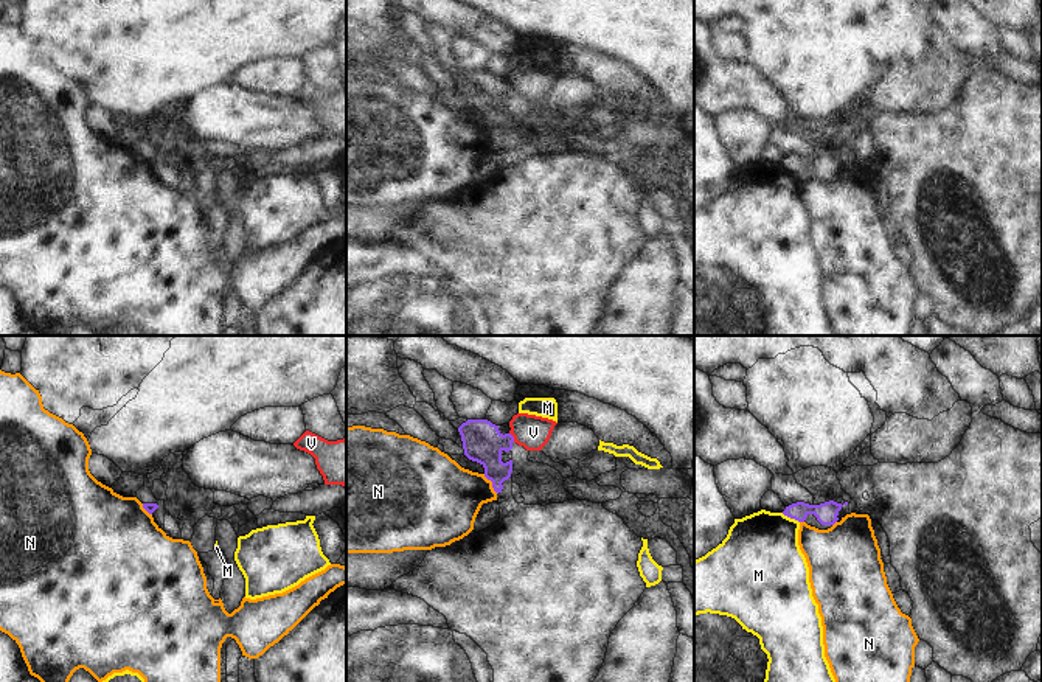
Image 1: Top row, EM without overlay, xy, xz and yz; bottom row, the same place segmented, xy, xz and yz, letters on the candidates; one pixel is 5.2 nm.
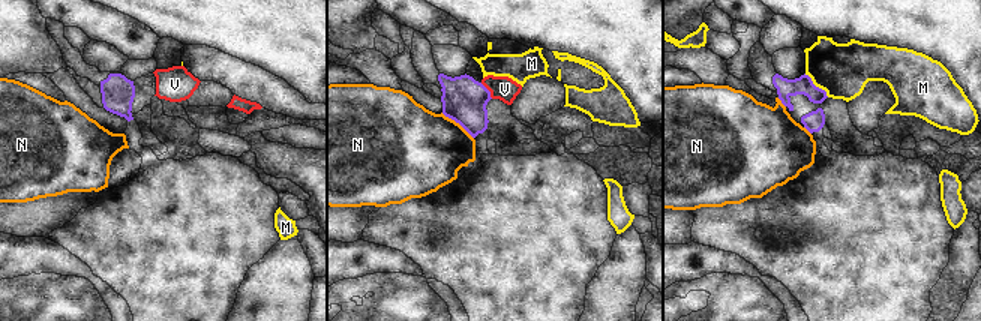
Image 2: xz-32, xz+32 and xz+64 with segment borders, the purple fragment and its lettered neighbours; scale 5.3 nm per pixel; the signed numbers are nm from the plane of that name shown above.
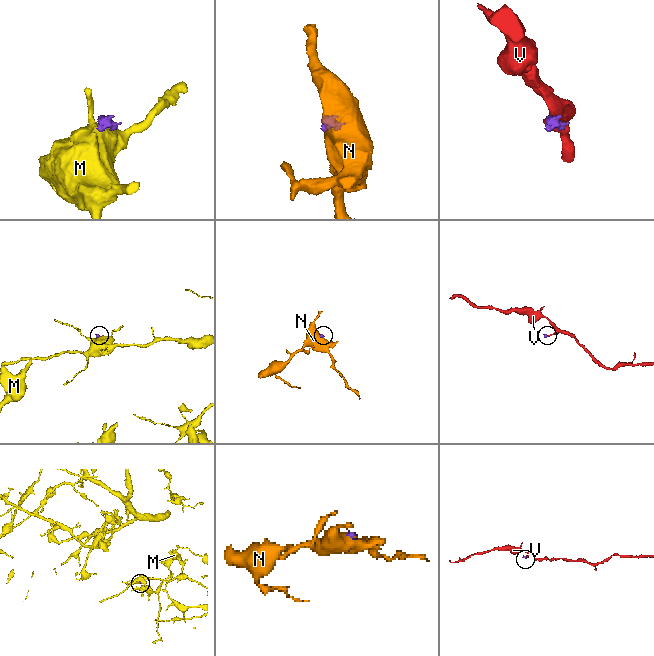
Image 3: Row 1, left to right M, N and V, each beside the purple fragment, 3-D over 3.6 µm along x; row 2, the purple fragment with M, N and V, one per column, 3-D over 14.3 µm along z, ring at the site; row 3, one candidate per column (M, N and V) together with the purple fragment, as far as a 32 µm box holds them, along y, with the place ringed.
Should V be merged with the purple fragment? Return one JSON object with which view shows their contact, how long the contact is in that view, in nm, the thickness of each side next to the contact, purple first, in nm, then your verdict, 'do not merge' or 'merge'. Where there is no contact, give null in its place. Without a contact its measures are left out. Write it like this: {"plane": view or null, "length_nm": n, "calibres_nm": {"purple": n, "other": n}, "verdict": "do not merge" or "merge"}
{"plane": "xz", "length_nm": 60, "calibres_nm": {"purple": 200, "other": 180}, "verdict": "do not merge"}

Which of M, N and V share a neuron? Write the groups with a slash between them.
M / N / V

